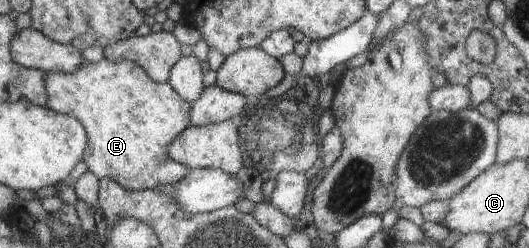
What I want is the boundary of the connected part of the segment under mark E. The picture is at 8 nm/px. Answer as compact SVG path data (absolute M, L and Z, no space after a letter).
M105 57L97 63L84 61L73 73L50 71L45 73L46 87L50 98L47 107L71 117L76 117L84 124L88 147L83 161L87 170L99 179L102 177L115 180L125 189L143 191L156 189L162 184L176 184L192 168L172 160L170 146L191 124L191 103L185 101L166 81L156 82L148 76L146 70L132 61L112 61Z

